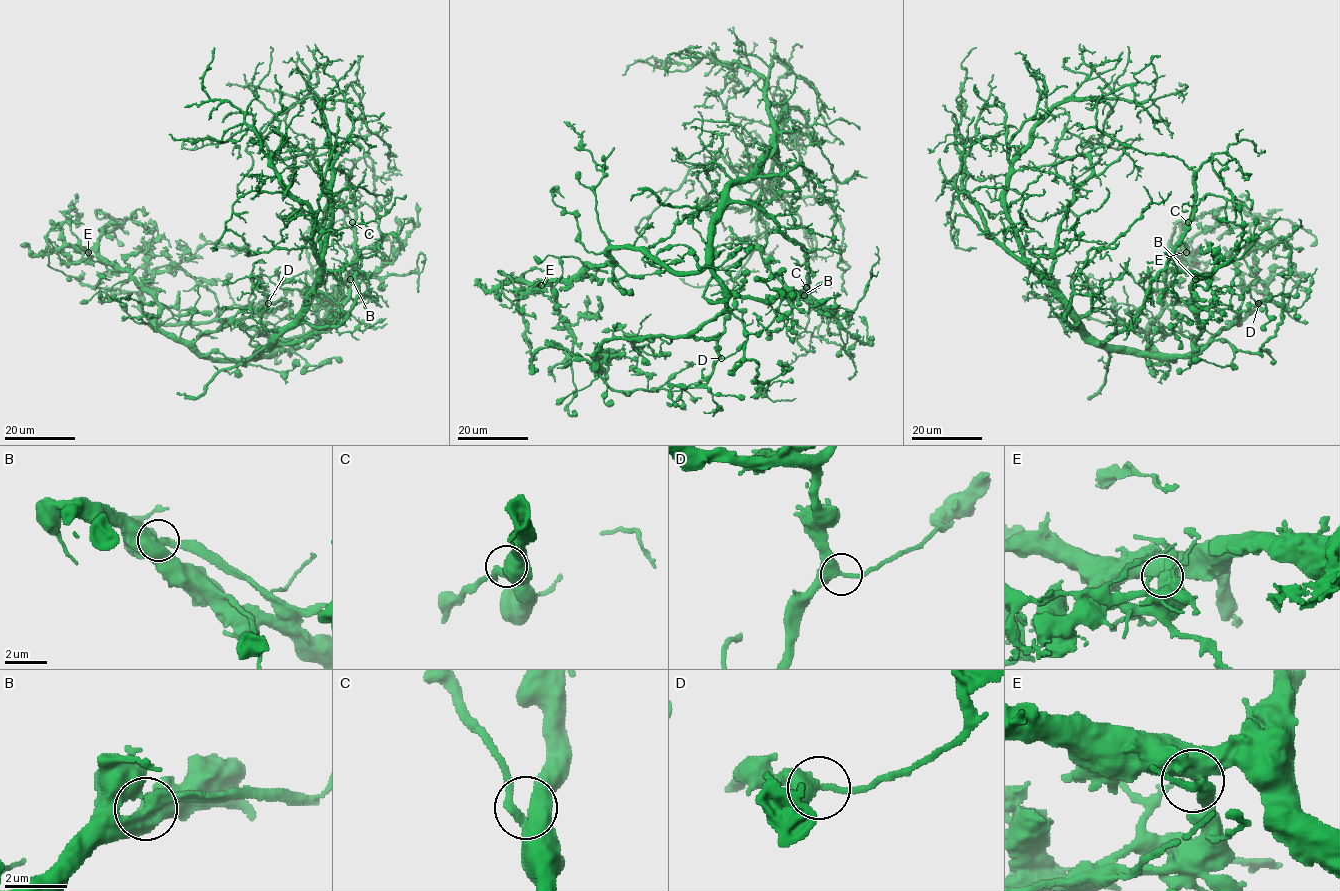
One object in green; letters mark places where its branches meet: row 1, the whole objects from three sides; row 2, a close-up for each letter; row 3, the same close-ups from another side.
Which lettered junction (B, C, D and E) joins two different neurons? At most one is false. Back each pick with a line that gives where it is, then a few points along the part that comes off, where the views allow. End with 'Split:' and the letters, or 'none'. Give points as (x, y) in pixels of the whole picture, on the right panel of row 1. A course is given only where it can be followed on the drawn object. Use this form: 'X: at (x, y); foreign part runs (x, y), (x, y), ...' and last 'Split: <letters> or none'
B: at (1195, 279); foreign part runs (1195, 279), (1210, 274), (1178, 271), (1164, 253), (1151, 262), (1147, 261)
Split: B

